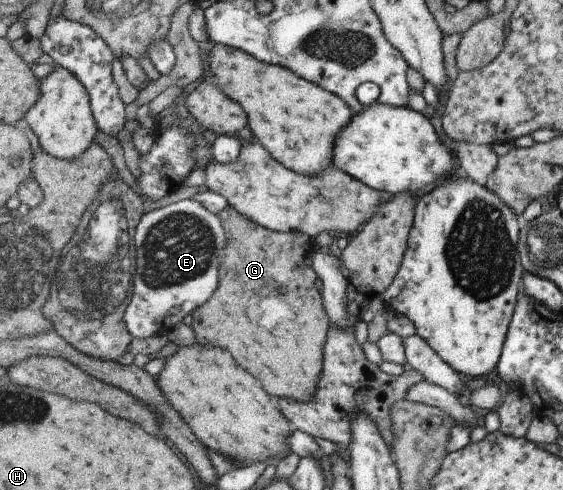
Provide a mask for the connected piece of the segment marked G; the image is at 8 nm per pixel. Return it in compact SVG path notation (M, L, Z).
M228 206L220 214L222 224L225 226L226 238L228 245L224 249L224 256L222 257L222 267L220 267L220 285L219 290L216 291L214 297L210 301L206 301L206 305L193 313L193 320L191 322L192 328L197 332L198 343L200 345L214 345L214 347L221 347L230 351L238 365L248 369L261 382L264 389L268 390L275 399L292 399L292 401L310 401L314 399L316 391L318 391L318 383L324 371L324 349L326 341L330 337L331 321L328 319L328 313L324 309L322 303L322 292L320 280L317 277L316 271L313 267L313 260L316 256L316 249L312 244L312 238L307 234L300 232L283 233L268 230L265 226L259 225L256 221L246 218L240 211L237 211L233 206Z

